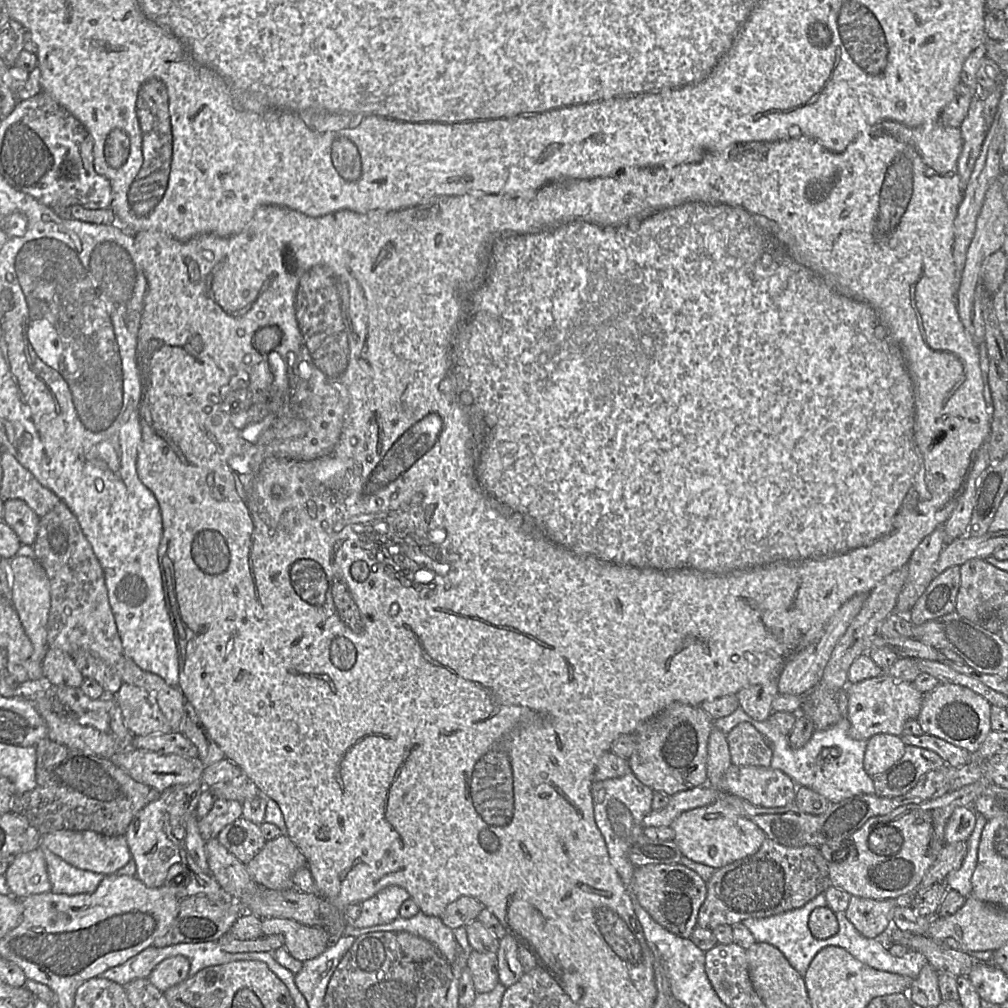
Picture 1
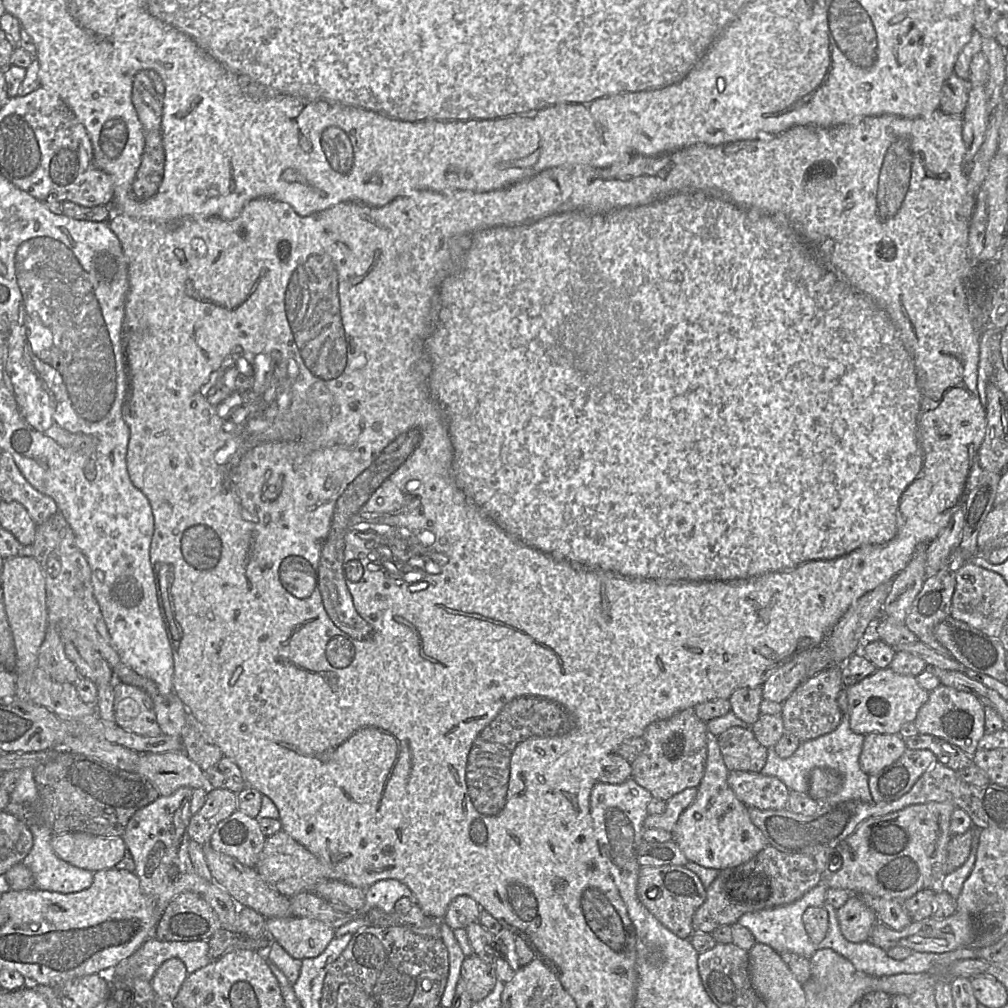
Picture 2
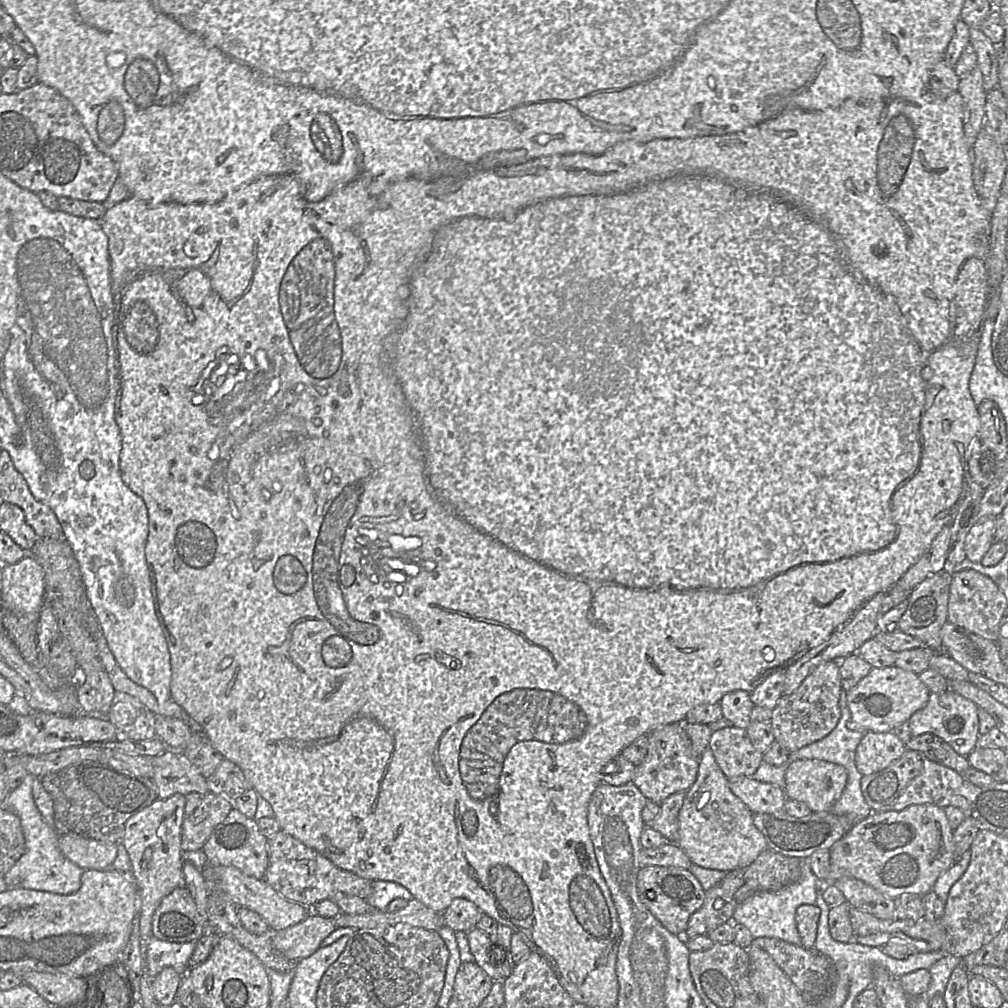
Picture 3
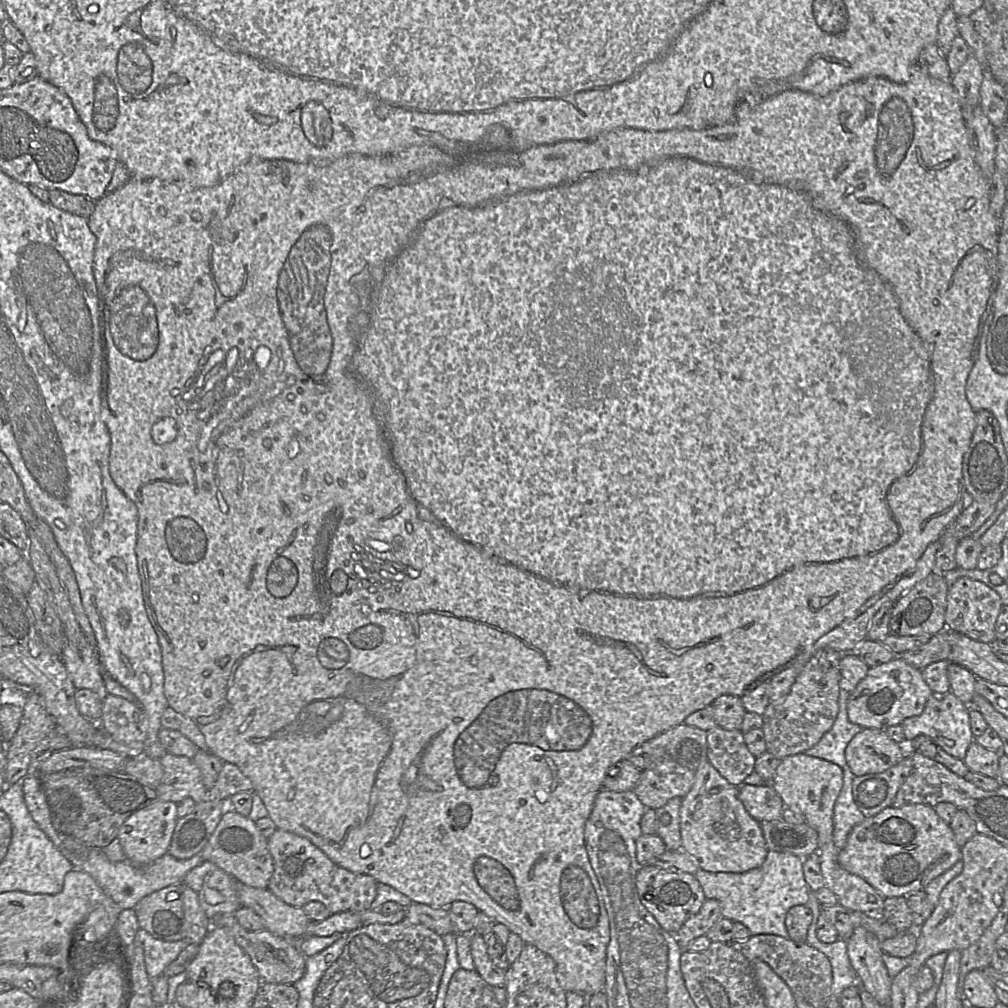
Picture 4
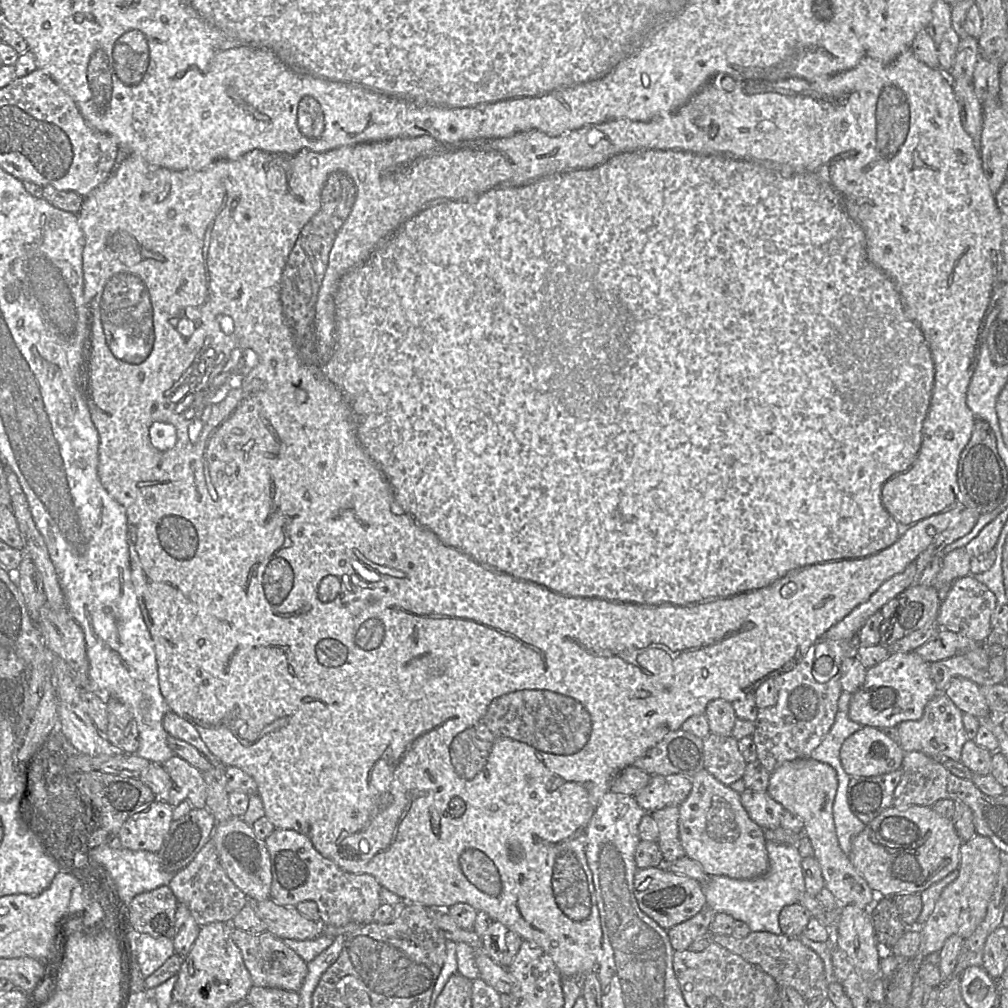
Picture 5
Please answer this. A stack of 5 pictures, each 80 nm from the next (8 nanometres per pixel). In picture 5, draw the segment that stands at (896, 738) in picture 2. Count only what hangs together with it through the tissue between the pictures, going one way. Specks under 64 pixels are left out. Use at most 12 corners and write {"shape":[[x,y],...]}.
{"shape":[[881,729],[844,741],[840,762],[852,778],[901,769],[904,753]]}

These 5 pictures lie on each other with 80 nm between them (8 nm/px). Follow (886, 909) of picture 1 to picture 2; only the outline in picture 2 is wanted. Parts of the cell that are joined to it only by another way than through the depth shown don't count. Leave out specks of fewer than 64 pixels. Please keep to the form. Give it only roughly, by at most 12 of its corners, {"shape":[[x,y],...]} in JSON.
{"shape":[[851,893],[836,914],[842,935],[867,941],[878,921],[874,911]]}

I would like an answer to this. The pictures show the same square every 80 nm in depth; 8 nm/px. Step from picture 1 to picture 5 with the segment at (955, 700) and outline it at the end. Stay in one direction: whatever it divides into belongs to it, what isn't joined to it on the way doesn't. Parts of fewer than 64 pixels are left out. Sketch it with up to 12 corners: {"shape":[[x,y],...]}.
{"shape":[[938,693],[898,725],[905,752],[960,761],[963,713]]}

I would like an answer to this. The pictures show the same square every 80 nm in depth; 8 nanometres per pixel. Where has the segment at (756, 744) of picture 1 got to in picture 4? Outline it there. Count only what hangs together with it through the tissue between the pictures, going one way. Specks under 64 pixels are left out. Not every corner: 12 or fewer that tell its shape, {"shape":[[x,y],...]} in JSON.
{"shape":[[739,730],[707,732],[707,761],[740,787],[756,758]]}

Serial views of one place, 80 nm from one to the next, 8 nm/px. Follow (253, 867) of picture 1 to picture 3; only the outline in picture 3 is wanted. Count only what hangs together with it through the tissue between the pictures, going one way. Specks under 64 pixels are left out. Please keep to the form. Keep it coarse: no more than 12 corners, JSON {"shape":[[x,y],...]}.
{"shape":[[295,837],[267,838],[264,880],[311,908],[337,893],[366,900],[372,881]]}

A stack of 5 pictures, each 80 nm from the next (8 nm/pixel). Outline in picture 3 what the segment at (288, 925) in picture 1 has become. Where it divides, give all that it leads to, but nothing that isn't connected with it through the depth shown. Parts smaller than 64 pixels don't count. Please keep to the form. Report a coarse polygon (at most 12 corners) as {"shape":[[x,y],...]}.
{"shape":[[310,913],[271,931],[273,946],[299,961],[335,929],[334,917]]}

